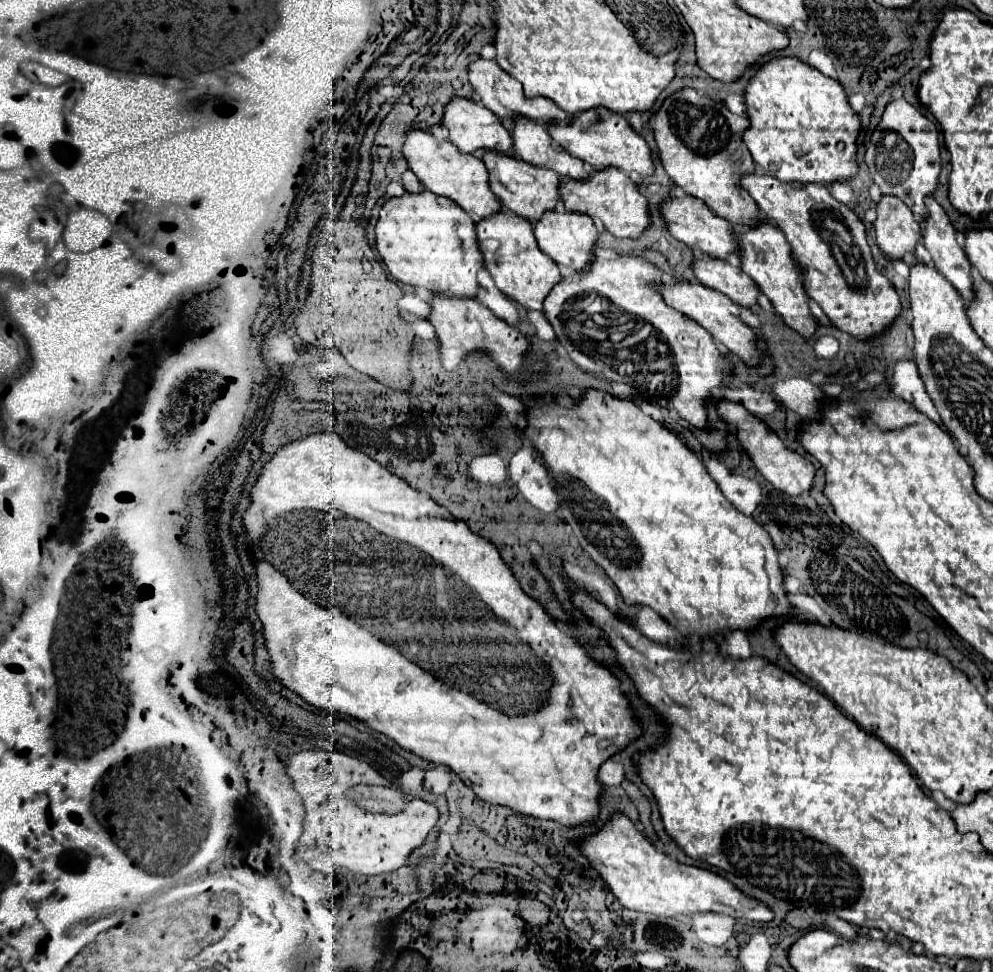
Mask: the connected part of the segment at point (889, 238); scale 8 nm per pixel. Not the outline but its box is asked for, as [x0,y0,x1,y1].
[877,196,921,260]

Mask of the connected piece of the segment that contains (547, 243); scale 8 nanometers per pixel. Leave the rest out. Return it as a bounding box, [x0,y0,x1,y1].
[535,208,599,272]

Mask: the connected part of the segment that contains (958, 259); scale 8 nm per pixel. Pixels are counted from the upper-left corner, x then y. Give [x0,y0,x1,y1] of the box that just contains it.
[923,196,973,300]

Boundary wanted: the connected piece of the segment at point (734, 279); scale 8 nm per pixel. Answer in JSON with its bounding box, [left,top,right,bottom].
[693,258,759,308]

